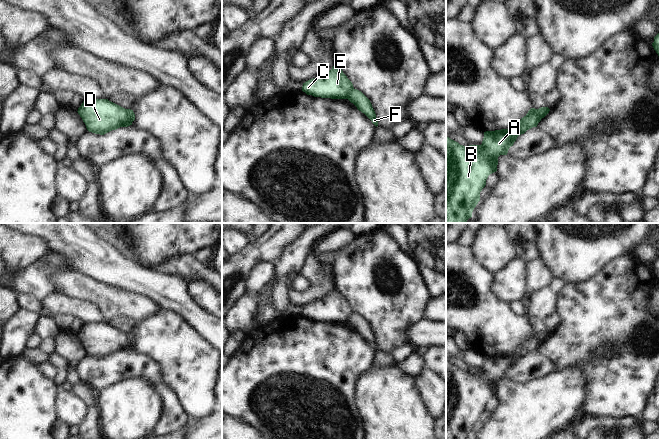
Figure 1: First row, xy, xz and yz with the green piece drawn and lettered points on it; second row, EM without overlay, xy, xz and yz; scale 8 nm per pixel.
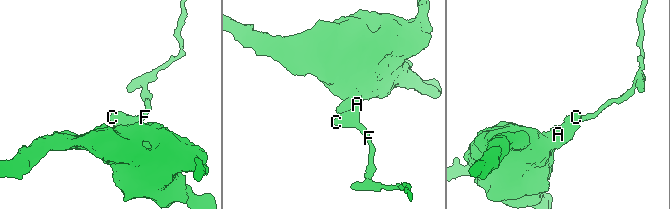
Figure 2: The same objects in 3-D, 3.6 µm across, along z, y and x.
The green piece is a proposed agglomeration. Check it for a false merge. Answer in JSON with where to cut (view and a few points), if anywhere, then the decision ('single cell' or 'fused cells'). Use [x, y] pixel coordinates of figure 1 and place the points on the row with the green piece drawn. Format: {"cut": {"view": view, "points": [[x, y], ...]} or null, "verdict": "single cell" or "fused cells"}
{"cut": {"view": "xy", "points": [[126, 109], [132, 121]]}, "verdict": "fused cells"}

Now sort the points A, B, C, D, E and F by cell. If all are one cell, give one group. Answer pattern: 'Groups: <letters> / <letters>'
Groups: A B C D E / F

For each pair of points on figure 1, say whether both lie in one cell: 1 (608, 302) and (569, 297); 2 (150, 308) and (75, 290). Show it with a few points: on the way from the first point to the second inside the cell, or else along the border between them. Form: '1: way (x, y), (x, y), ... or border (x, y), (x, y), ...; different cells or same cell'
1: way (598, 302), (579, 302); same cell
2: way (131, 304), (111, 301), (94, 291); same cell

